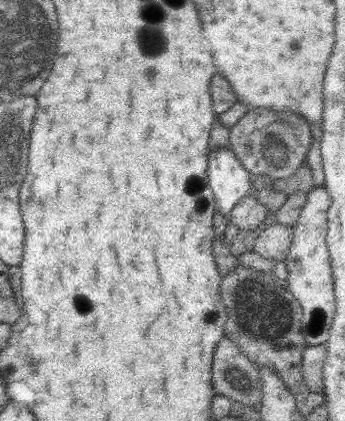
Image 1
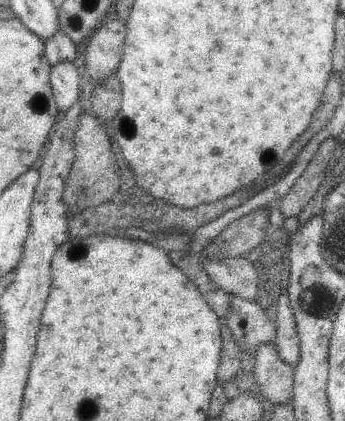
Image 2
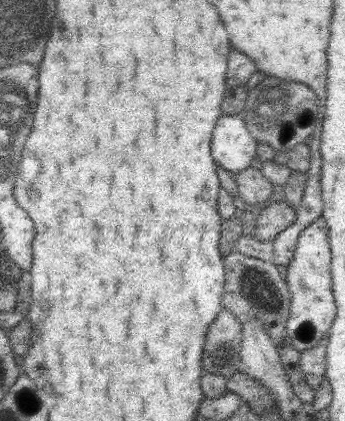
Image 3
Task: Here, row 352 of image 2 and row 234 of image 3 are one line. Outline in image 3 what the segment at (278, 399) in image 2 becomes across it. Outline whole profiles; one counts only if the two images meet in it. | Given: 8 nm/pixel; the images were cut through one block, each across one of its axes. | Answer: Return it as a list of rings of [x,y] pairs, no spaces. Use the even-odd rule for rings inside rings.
[[[279,200],[275,204],[269,204],[267,208],[261,210],[261,218],[255,226],[255,236],[259,242],[273,242],[277,234],[285,228],[289,228],[297,218],[297,212],[285,202]]]

